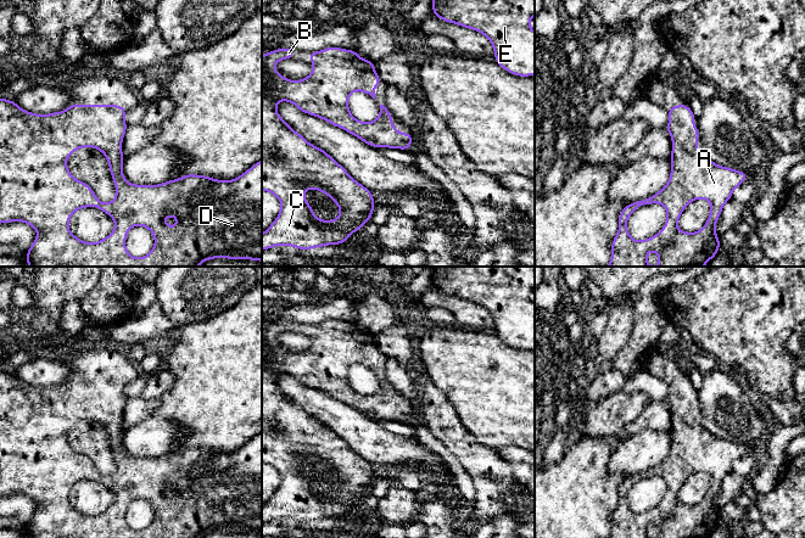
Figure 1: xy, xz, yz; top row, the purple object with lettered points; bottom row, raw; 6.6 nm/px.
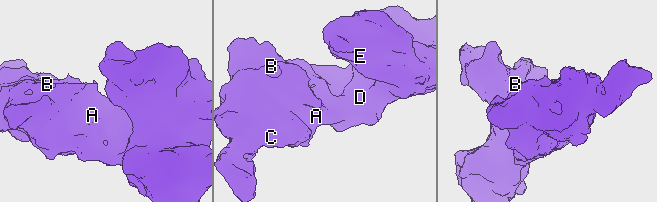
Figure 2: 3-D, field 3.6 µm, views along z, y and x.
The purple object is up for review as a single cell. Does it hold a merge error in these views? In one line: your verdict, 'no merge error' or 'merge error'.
no merge error

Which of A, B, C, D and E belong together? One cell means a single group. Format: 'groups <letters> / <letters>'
groups A B C D E

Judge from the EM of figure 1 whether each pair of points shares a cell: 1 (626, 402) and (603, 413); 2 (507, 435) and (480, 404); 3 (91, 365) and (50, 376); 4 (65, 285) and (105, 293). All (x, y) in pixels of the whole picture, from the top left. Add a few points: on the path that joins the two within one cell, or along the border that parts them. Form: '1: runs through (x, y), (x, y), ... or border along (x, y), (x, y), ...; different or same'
1: runs through (620, 408), (609, 413); same
2: runs through (503, 427), (487, 412); same
3: border along (59, 359), (70, 366), (71, 375); different
4: border along (99, 279), (78, 300); different

